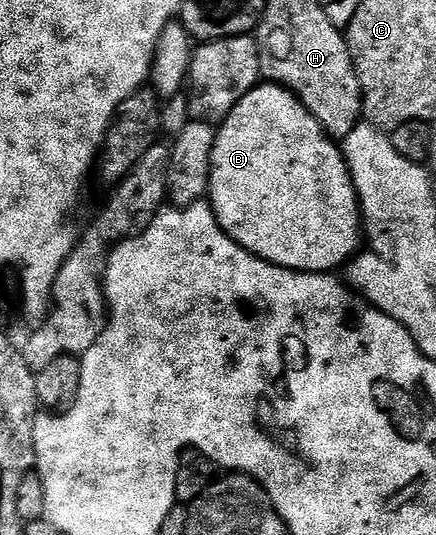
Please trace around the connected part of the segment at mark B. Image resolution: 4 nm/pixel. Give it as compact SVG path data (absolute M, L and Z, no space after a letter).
M261 82L252 88L247 94L240 97L240 101L230 110L224 123L216 128L216 141L212 151L210 162L210 182L208 183L207 199L212 206L212 212L218 218L224 233L238 246L242 246L250 254L262 258L279 268L289 268L295 272L323 272L335 273L335 268L343 269L355 257L362 248L362 217L360 215L360 200L356 197L356 187L352 181L352 175L348 169L348 163L344 161L344 153L341 145L333 140L324 128L306 110L304 103L292 92L279 84Z

